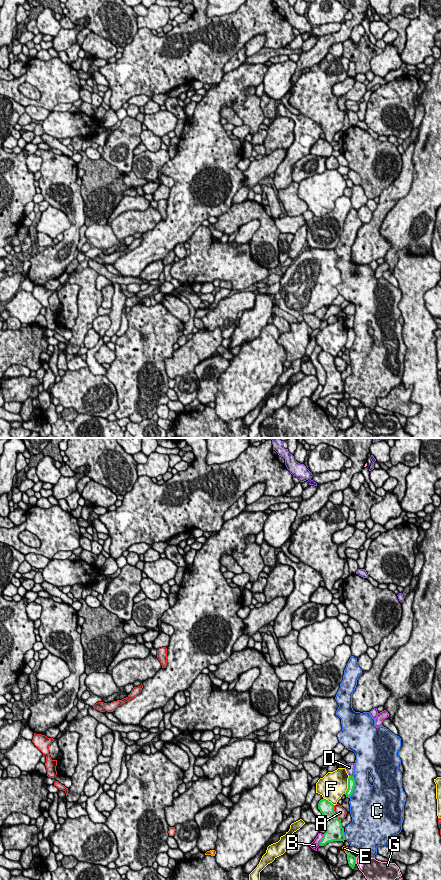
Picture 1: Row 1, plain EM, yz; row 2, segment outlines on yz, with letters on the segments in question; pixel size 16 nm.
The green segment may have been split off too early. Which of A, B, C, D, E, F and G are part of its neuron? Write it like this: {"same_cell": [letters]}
{"same_cell": []}

